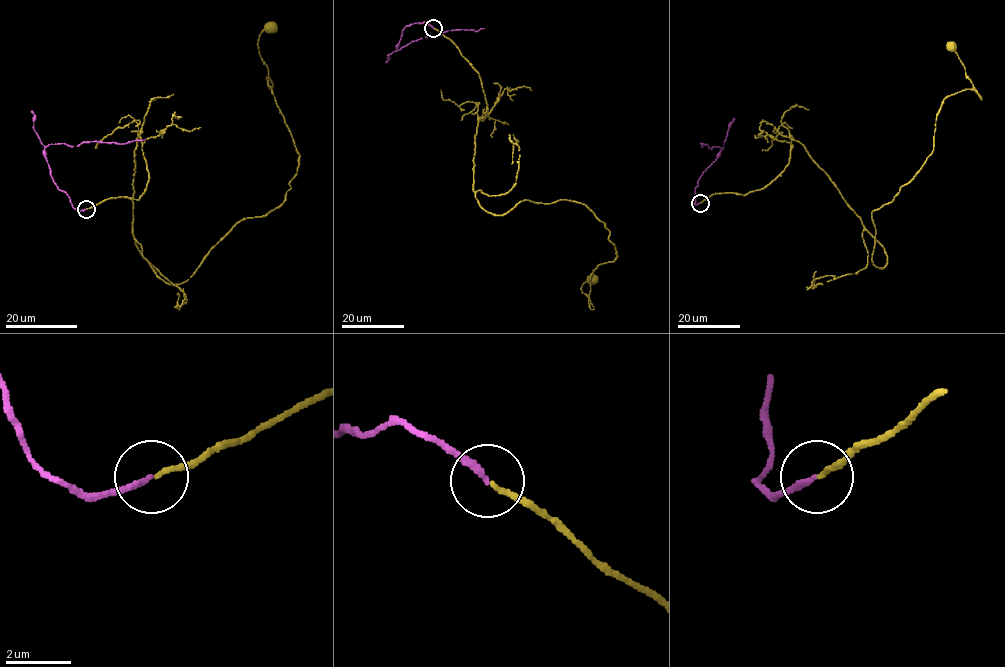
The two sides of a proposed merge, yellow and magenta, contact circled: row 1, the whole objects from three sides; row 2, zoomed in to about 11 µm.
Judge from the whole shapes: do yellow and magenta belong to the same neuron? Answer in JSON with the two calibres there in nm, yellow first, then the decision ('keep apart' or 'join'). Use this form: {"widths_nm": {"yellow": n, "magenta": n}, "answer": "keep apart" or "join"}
{"widths_nm": {"yellow": 130, "magenta": 180}, "answer": "join"}

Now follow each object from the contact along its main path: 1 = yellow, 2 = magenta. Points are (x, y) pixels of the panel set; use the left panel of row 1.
1: (87, 209), (144, 192), (141, 137), (134, 243), (174, 284), (279, 205), (299, 154), (260, 52), (269, 28)
2: (86, 209), (75, 209), (70, 197), (58, 188), (45, 148), (94, 141), (123, 144), (145, 139)

